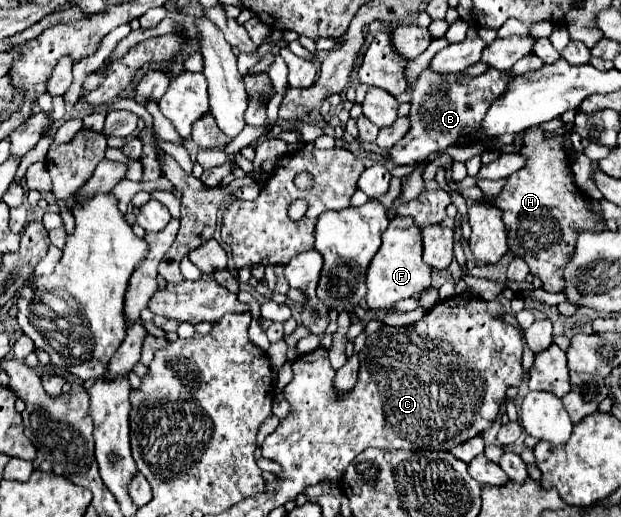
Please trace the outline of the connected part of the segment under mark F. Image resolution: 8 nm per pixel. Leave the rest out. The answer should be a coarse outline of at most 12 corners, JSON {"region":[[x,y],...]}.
{"region":[[395,217],[365,273],[369,309],[421,295],[421,229]]}

